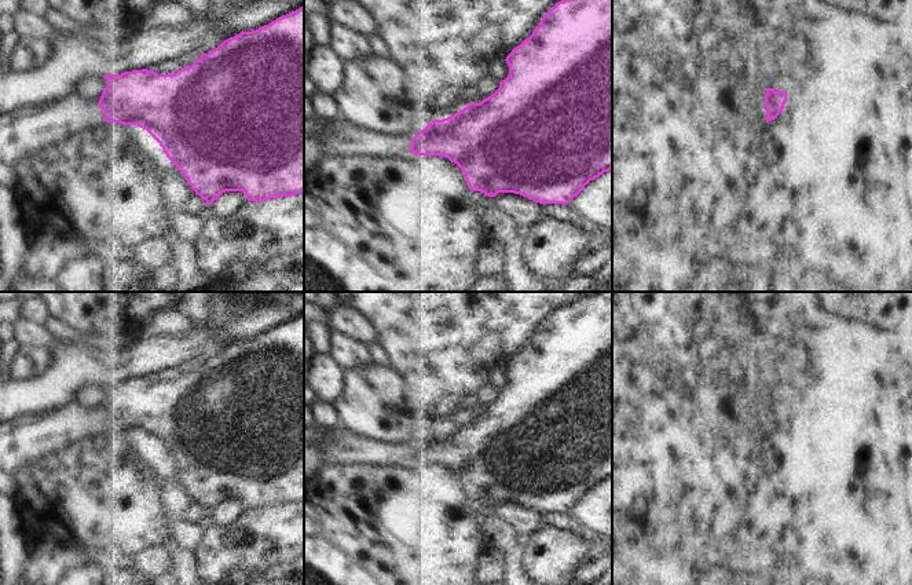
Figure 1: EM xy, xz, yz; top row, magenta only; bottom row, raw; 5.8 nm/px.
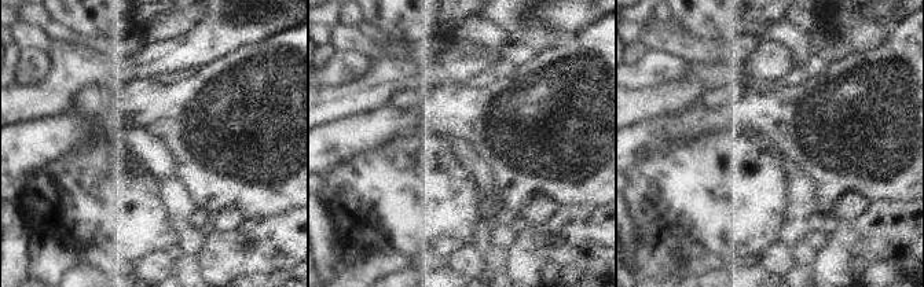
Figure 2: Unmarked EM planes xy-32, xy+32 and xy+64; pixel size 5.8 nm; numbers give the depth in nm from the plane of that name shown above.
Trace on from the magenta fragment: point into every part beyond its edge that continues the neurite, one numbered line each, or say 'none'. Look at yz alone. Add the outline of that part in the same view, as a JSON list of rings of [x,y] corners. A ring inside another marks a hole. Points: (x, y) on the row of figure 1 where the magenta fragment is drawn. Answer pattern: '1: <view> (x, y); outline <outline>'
none

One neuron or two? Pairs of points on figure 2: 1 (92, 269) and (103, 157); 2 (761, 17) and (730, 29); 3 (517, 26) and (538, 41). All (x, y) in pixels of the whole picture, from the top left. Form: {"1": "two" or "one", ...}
{"1": "two", "2": "one", "3": "one"}

